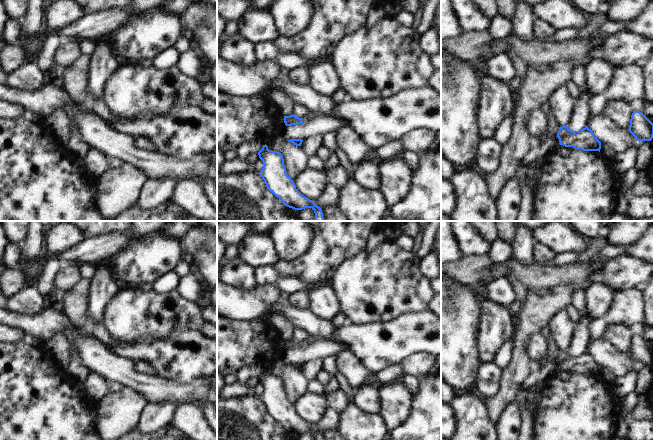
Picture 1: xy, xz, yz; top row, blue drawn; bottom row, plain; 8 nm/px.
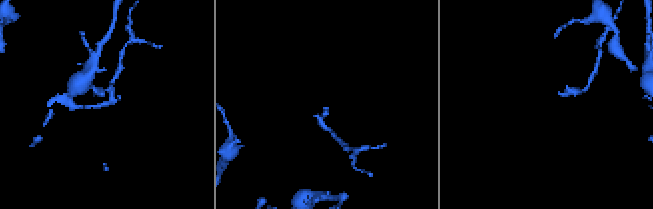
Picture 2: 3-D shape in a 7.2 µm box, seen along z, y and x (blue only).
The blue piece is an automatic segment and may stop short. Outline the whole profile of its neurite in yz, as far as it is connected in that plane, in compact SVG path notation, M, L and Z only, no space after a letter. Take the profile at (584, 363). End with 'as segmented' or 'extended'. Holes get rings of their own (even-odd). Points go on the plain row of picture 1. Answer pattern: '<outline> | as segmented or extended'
M567 350L560 351L557 361L560 369L583 375L599 375L601 366L587 350L579 355L571 355Z | as segmented

